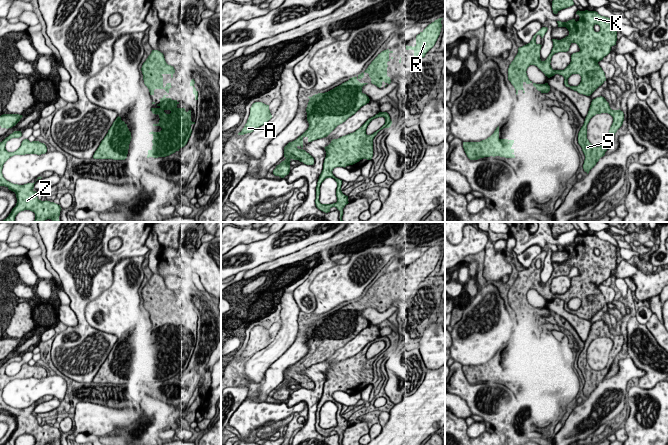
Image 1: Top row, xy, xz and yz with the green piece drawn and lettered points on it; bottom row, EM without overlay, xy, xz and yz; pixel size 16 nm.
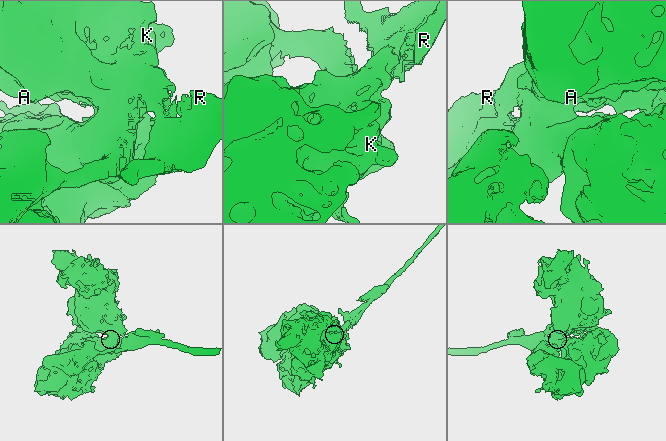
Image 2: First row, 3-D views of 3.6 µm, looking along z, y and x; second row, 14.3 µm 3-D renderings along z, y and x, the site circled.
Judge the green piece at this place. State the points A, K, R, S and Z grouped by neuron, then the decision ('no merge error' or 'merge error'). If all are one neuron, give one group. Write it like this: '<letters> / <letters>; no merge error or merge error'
A K R S Z; no merge error

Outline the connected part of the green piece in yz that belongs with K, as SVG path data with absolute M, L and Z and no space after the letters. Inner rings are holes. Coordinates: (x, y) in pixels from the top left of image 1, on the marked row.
M578 10L576 14L580 17L577 22L575 19L567 22L557 21L558 27L566 27L569 35L561 40L552 39L553 48L545 61L540 59L542 45L536 43L536 37L540 35L543 38L547 27L542 27L528 44L518 48L518 53L508 68L508 80L514 86L516 95L519 90L525 93L524 82L532 83L541 93L550 91L548 83L536 84L529 80L526 71L530 65L537 66L548 78L555 74L562 75L566 87L586 96L590 96L606 81L605 73L598 62L616 45L617 23L596 11ZM572 43L576 43L580 51L571 55L571 62L564 70L553 70L550 65L552 56L558 52L569 51ZM572 74L581 76L578 86L568 84L568 78Z

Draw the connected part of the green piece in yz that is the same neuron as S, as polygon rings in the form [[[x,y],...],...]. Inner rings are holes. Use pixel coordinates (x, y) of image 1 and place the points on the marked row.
[[[600,96],[592,100],[584,124],[578,133],[578,143],[581,146],[582,151],[585,155],[583,169],[587,174],[596,165],[599,159],[605,155],[605,152],[610,145],[610,142],[614,138],[617,130],[622,126],[623,121],[623,111],[621,111],[620,109],[612,110],[609,106],[609,103],[604,97]],[[601,113],[610,114],[613,117],[613,123],[609,130],[608,141],[603,146],[595,147],[587,139],[587,125],[593,116]]]

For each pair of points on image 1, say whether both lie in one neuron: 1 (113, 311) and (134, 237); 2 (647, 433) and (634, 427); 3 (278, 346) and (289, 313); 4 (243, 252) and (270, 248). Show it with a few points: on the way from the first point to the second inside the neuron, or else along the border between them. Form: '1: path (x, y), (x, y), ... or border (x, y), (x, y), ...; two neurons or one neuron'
1: border (143, 255), (122, 258), (114, 267), (112, 275); two neurons
2: path (644, 430), (641, 427), (637, 427); one neuron
3: path (285, 338), (289, 330), (289, 321); one neuron
4: path (250, 252), (263, 251); one neuron

